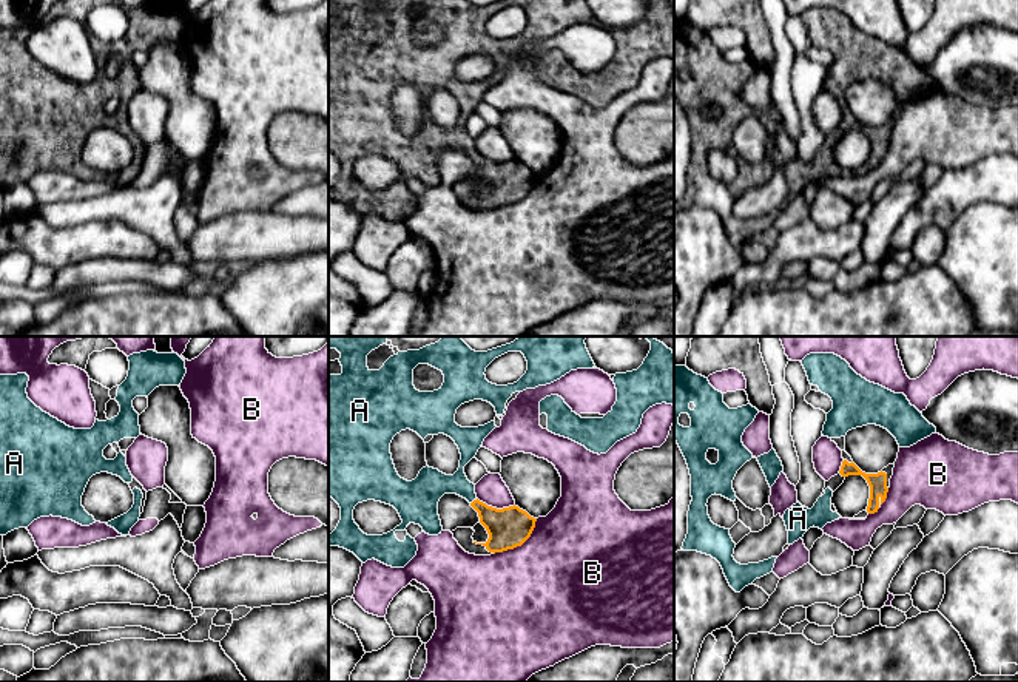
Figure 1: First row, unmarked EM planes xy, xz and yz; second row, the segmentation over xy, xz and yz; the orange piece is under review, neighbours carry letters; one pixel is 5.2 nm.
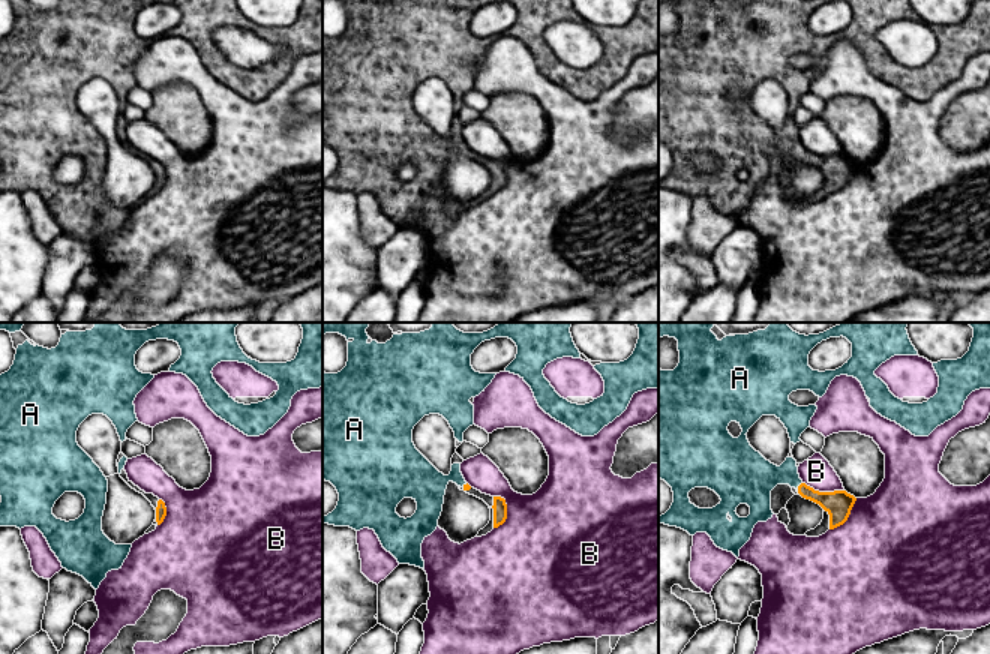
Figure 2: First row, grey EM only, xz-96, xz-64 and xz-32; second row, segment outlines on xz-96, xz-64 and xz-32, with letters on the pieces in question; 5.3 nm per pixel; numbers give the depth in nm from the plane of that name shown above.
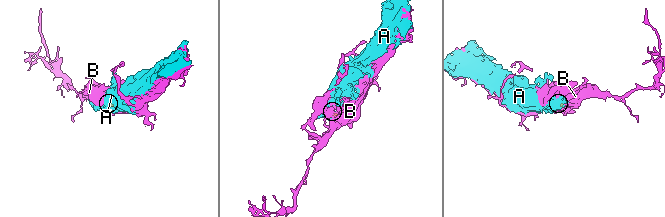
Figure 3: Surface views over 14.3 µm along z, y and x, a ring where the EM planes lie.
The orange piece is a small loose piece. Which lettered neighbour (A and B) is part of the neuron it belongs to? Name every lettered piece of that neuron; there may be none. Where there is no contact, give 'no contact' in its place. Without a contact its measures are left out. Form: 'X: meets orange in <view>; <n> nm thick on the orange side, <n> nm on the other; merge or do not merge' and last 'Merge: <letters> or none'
A: meets orange in xz; 220 nm thick on the orange side, 170 nm on the other; merge
B: meets orange in xz; 220 nm thick on the orange side, 500 nm on the other; do not merge
Merge: A

